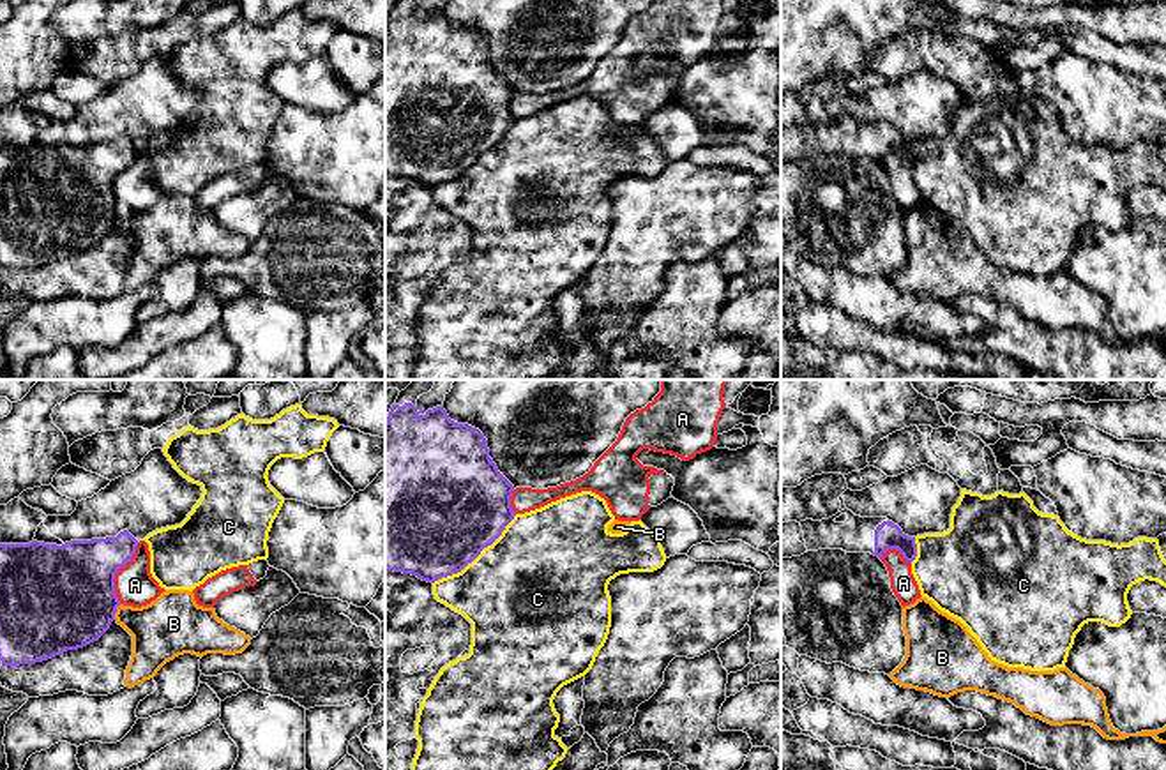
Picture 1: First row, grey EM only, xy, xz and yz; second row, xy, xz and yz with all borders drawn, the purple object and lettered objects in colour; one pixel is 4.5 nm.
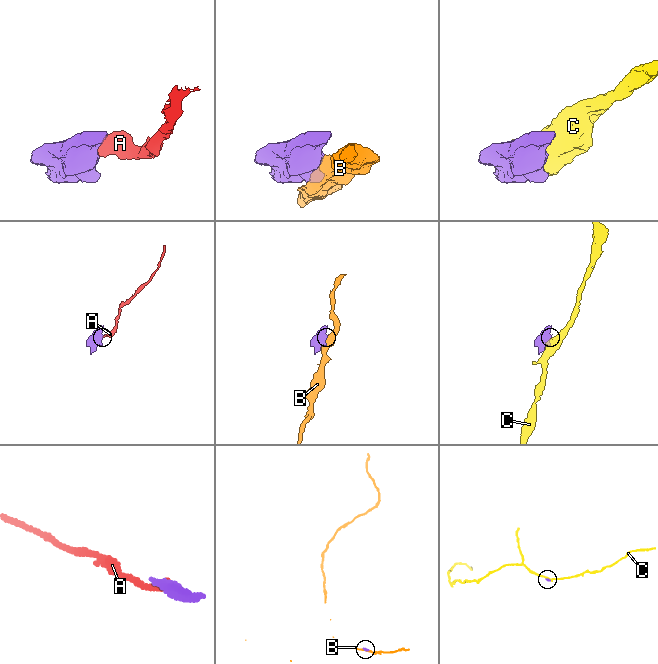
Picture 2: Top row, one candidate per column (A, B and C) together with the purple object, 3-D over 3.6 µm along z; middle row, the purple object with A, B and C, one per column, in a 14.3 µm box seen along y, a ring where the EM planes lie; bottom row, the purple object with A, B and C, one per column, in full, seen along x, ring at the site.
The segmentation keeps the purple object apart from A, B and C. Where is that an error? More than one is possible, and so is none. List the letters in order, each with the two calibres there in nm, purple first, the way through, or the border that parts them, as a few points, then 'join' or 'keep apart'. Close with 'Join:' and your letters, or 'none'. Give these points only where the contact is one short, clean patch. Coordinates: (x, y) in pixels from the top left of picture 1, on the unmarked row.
A: calibres 440 and 180 nm; border xy (138, 147), (133, 161), (115, 179), (119, 207); keep apart
B: calibres 480 and 280 nm; keep apart
C: calibres 500 and 500 nm; keep apart
Join: none

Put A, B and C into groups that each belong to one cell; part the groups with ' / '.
A / B / C

